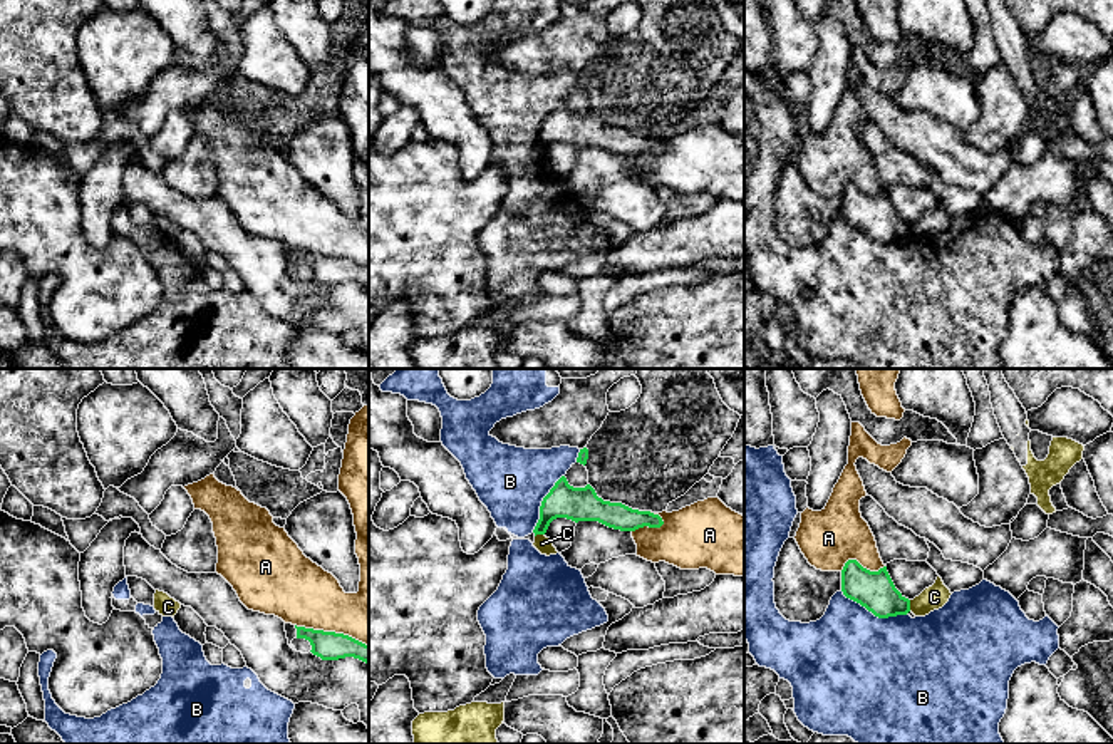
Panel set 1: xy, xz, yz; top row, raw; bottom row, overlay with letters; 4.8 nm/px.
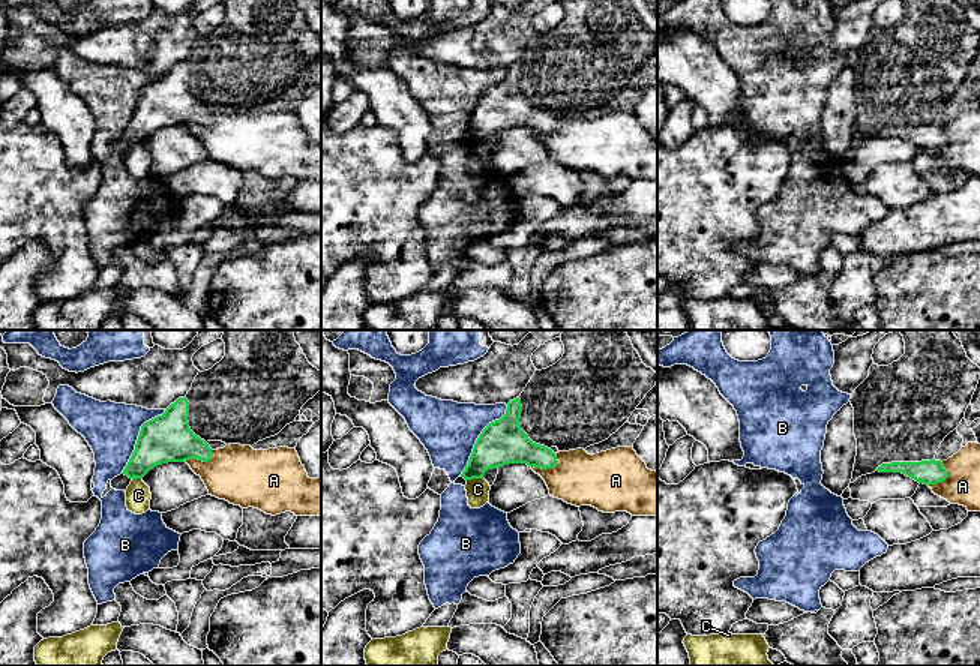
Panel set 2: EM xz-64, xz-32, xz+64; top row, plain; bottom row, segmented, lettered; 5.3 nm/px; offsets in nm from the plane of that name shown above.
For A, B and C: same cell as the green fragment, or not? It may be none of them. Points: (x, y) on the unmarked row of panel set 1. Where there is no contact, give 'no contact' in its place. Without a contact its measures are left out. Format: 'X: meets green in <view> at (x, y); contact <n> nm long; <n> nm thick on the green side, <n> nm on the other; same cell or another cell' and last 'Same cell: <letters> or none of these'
A: meets green in xy at (332, 257); contact 360 nm long; 140 nm thick on the green side, 320 nm on the other; another cell
B: meets green in yz at (874, 238); contact 340 nm long; 190 nm thick on the green side, 480 nm on the other; another cell
C: meets green in yz at (909, 230); contact 60 nm long; 190 nm thick on the green side, 120 nm on the other; another cell
Same cell: none of these

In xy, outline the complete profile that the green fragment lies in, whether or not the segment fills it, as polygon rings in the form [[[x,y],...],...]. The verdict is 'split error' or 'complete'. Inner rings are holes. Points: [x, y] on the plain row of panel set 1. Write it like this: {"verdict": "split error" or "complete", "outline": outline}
{"verdict": "complete", "outline": [[[297,251],[297,263],[305,263],[312,270],[312,278],[322,285],[339,285],[345,282],[359,283],[369,288],[369,270],[335,256]]]}

